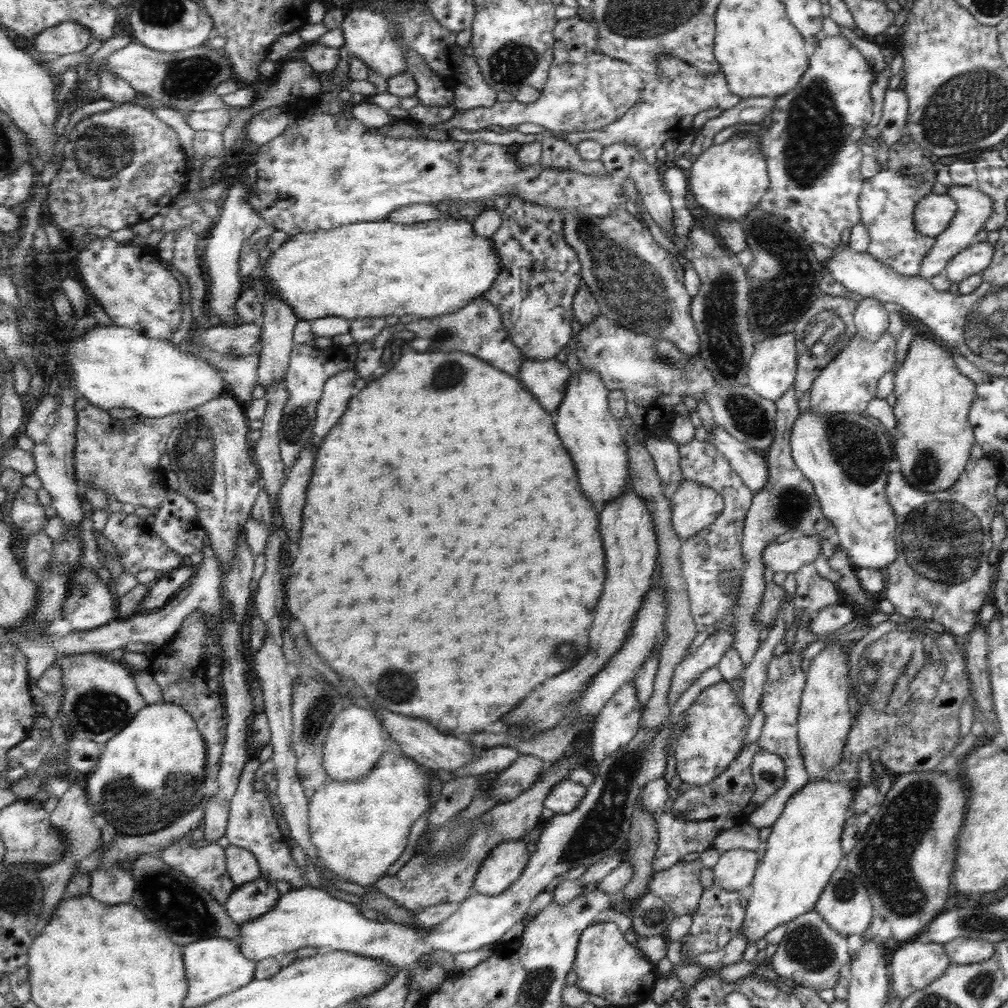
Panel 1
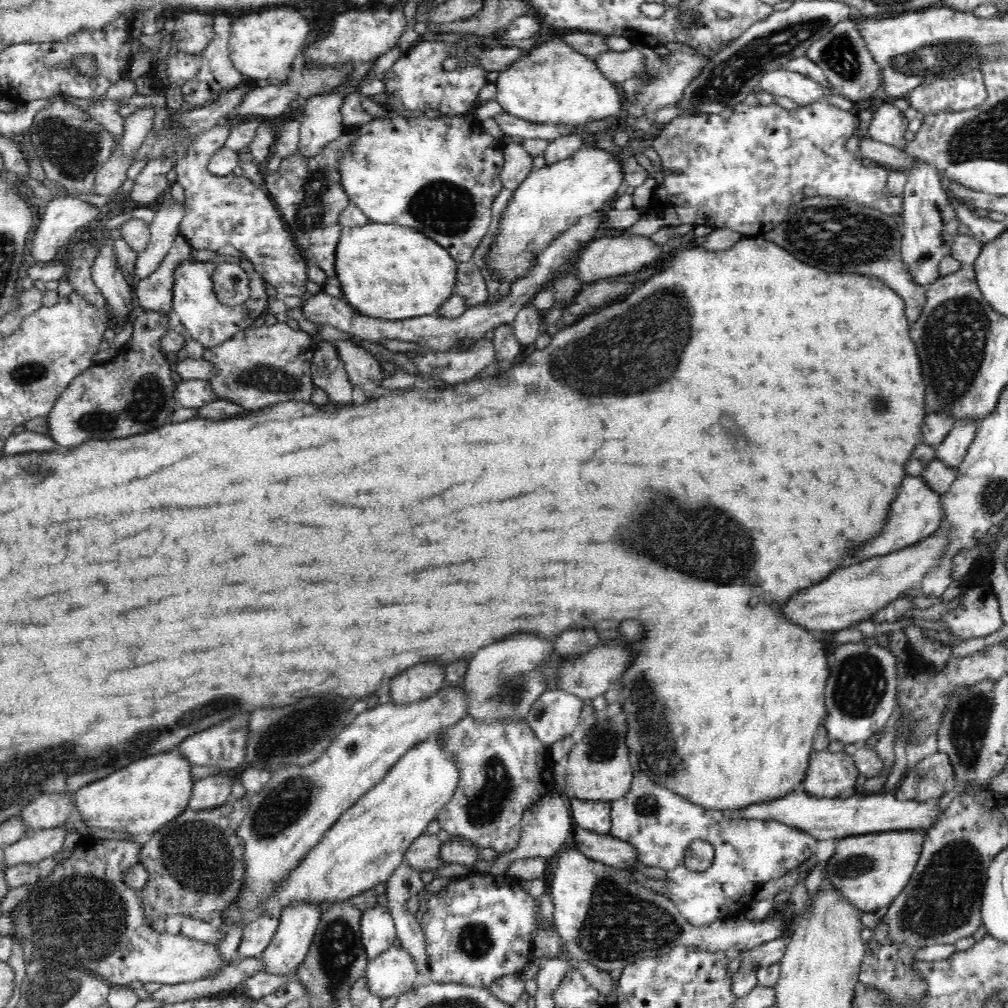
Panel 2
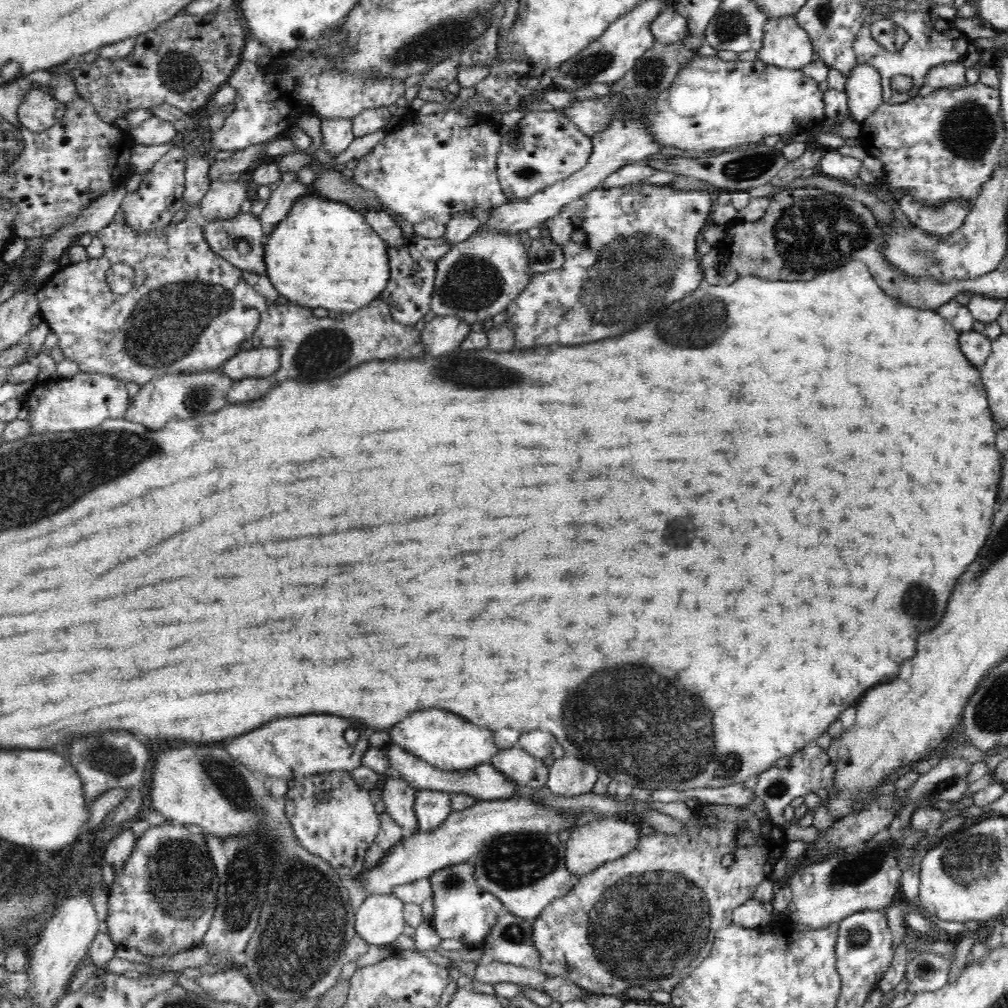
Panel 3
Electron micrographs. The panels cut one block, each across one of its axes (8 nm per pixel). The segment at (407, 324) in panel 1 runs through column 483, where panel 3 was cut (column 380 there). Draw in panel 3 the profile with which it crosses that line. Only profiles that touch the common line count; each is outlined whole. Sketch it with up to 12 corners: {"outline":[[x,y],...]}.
{"outline":[[382,298],[316,318],[270,304],[254,350],[282,380],[342,376],[366,360],[420,358],[422,332]]}

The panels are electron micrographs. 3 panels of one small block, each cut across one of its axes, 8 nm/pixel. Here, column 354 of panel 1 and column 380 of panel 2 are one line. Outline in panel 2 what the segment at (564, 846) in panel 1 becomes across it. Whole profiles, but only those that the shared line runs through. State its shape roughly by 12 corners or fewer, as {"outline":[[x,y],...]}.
{"outline":[[386,906],[362,914],[368,958],[394,946],[398,928]]}

